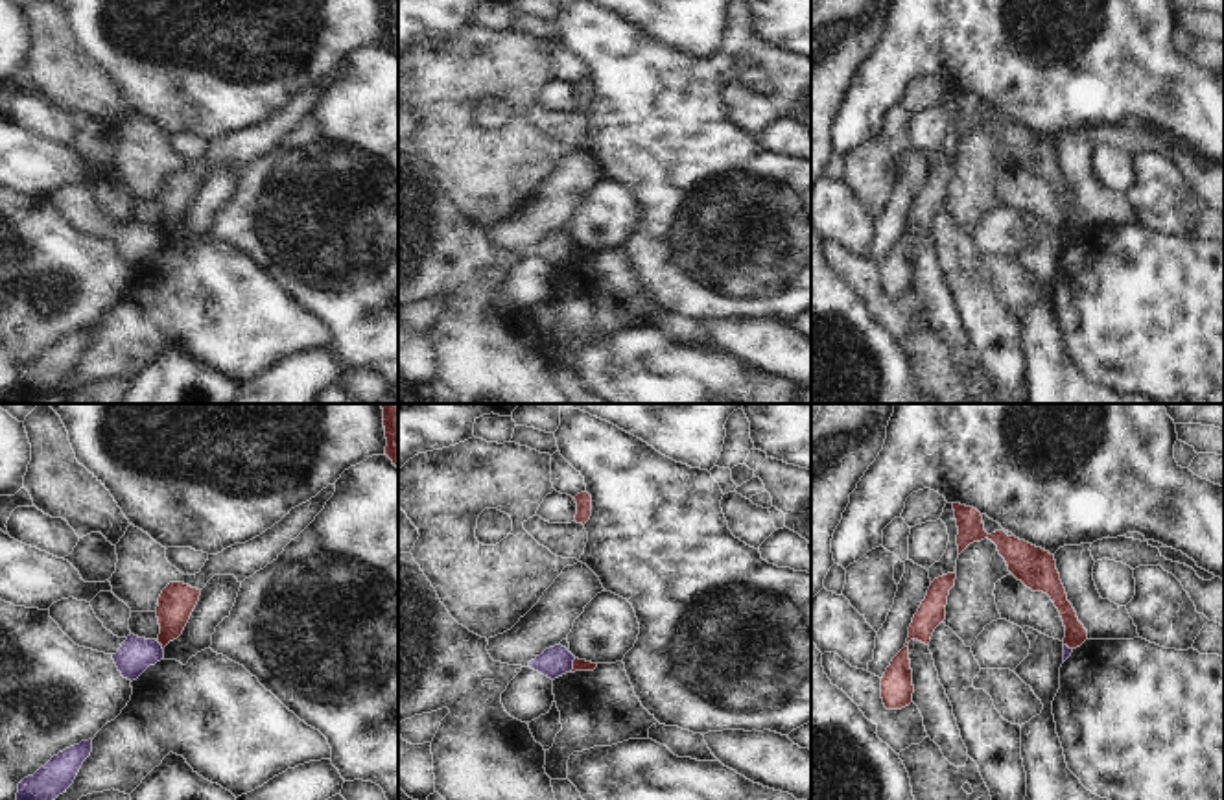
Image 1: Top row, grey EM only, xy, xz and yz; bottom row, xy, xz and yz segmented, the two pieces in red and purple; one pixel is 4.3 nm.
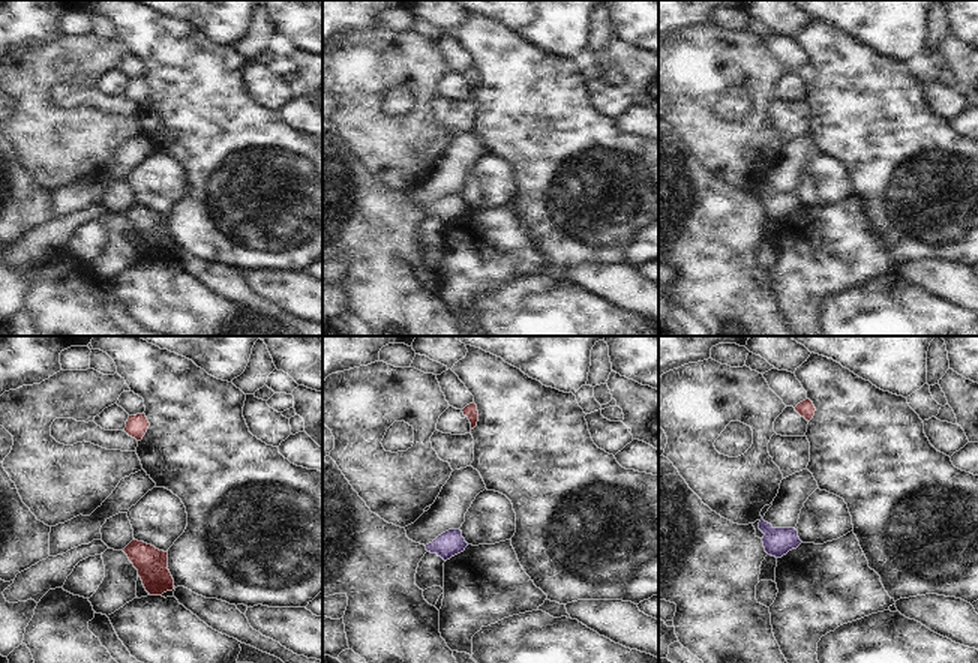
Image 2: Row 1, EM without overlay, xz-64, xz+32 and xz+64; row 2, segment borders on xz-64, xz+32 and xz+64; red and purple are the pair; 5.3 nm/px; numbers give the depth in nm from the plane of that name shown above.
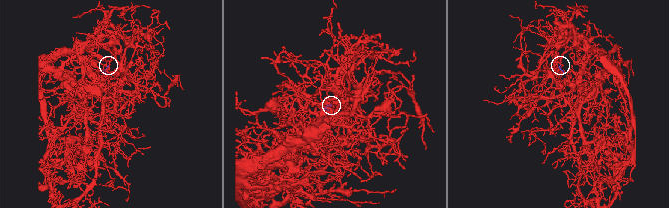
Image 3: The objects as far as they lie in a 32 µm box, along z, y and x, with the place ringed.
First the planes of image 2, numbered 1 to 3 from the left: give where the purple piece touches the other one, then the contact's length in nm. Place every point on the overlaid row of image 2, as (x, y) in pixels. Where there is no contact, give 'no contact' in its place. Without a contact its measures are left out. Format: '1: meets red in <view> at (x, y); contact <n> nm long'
1: no contact
2: no contact
3: no contact

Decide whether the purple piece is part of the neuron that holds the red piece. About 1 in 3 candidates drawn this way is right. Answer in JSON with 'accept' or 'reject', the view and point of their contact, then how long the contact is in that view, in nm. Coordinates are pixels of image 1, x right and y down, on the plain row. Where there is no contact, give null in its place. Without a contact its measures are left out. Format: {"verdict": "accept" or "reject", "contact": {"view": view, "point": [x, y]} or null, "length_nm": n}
{"verdict": "reject", "contact": {"view": "xz", "point": [574, 253]}, "length_nm": 70}

